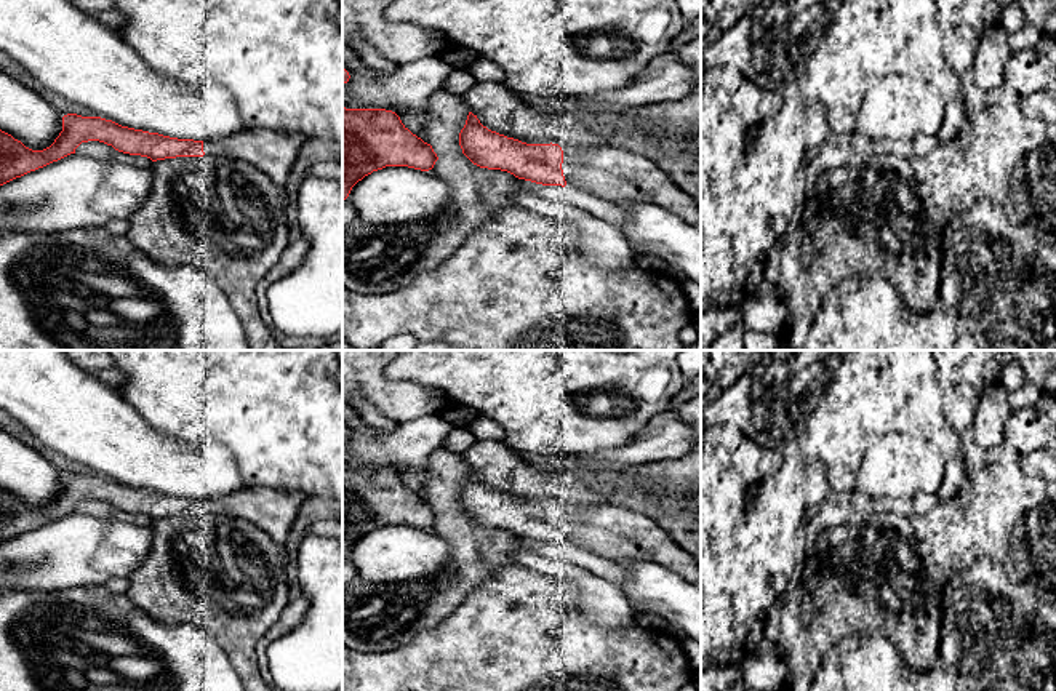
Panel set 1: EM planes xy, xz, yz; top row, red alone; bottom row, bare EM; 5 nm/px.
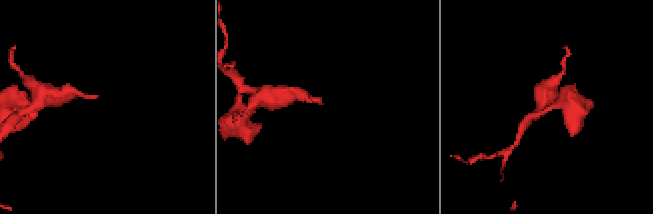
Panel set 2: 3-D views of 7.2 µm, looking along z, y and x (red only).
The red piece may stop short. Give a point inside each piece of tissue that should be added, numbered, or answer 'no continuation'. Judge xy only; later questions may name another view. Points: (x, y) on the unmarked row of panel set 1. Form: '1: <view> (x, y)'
1: xy (272, 511)

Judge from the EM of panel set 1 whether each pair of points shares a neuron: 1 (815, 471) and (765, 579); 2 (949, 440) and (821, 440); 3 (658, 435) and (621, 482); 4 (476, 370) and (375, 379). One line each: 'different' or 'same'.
1: different
2: same
3: different
4: different

